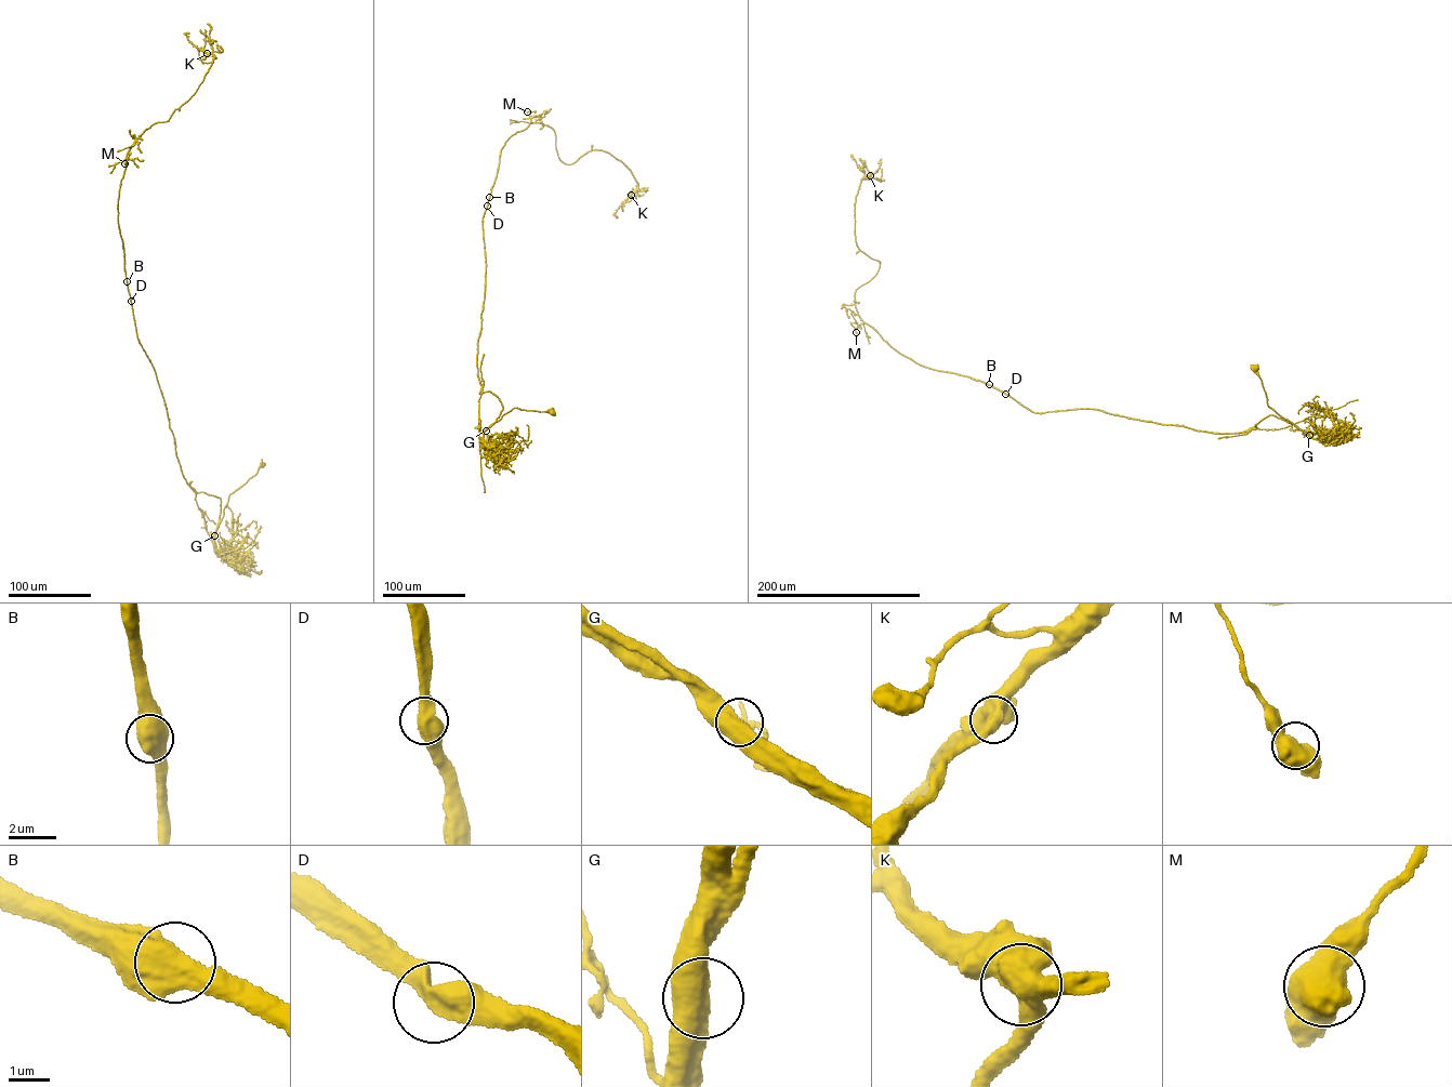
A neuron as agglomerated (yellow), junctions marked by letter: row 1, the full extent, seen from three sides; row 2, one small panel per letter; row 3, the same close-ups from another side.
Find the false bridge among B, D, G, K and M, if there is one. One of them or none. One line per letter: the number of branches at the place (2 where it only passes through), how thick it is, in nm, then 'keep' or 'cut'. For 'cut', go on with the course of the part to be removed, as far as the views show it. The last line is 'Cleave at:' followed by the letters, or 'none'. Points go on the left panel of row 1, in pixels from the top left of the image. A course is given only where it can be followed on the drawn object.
B: 2 | 600 nm | keep
D: 2 | 550 nm | keep
G: 2 | 600 nm | keep
K: 2 | 650 nm | keep
M: 2 | 600 nm | keep
Cleave at: none

